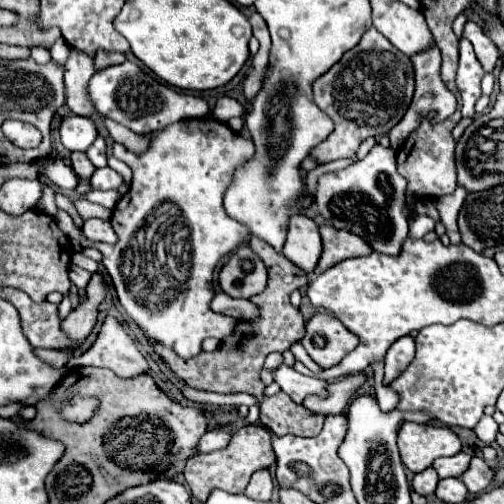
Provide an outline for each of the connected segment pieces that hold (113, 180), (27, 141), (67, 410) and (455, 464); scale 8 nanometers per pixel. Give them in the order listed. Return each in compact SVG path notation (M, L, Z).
M104 167L104 169L94 171L90 185L92 185L92 189L98 189L98 191L110 191L110 189L118 189L122 185L122 177L114 169Z
M6 121L2 125L2 131L4 135L18 147L24 147L24 149L32 149L32 147L38 147L38 143L42 141L42 135L40 131L34 127L34 125L28 125L28 123L22 123L22 121Z
M74 397L74 399L70 399L64 405L62 415L64 415L64 419L84 423L86 419L90 419L90 413L94 413L96 405L98 405L96 399L80 399L80 397Z
M456 453L454 457L440 457L434 461L434 469L440 477L462 477L462 473L470 465L470 459L472 457L466 453Z

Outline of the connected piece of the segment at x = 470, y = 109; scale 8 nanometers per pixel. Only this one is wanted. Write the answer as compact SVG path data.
M460 39L460 67L456 75L456 85L462 95L462 117L474 117L474 103L480 97L480 81L486 75L484 67L478 63L472 45Z

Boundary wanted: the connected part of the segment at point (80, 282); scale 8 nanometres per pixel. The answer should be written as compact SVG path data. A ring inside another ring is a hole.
M70 265L70 281L78 287L78 289L84 289L86 283L90 279L90 271L78 267L78 265Z

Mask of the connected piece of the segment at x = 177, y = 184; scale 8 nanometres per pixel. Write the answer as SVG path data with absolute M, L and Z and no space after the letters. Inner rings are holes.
M206 117L206 119L180 121L156 133L150 141L148 151L142 155L134 155L118 143L114 143L112 155L124 161L134 175L130 191L116 203L112 213L112 221L118 225L114 227L118 235L118 243L110 245L110 243L98 243L98 241L86 239L82 229L76 227L74 219L66 211L58 211L54 219L58 227L64 231L64 235L68 235L74 241L80 241L84 247L94 247L102 253L102 263L112 277L112 283L118 293L118 301L132 317L132 321L142 329L146 339L174 351L182 359L190 359L202 351L202 341L206 337L216 337L222 341L234 331L238 323L230 315L214 313L210 309L210 301L214 299L212 275L220 259L232 253L238 245L242 245L250 237L248 227L226 213L224 195L230 187L230 181L234 179L236 169L240 169L246 161L254 157L254 143L248 137L236 135L222 121L214 117ZM138 257L140 257L140 263L154 263L152 259L162 261L166 269L166 277L170 279L170 283L162 287L162 291L152 291L156 269L138 269Z

